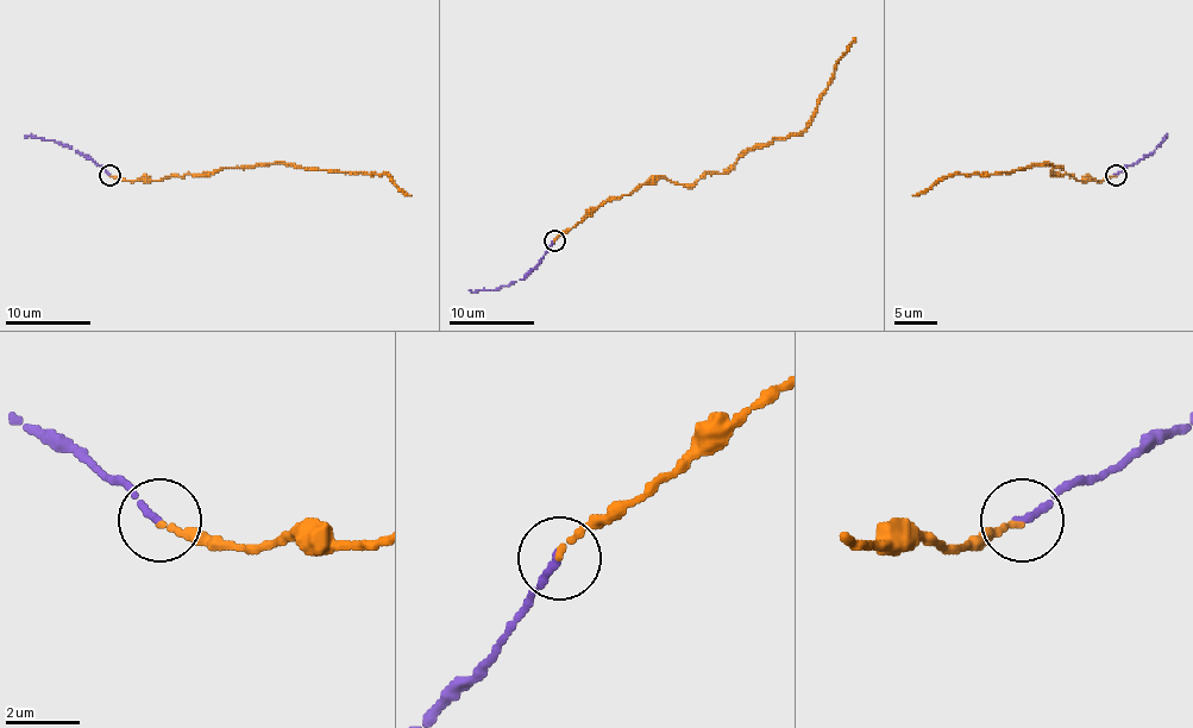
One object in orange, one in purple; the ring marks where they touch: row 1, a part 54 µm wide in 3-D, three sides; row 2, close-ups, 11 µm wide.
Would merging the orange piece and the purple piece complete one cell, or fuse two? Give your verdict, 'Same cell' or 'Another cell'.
Same cell

